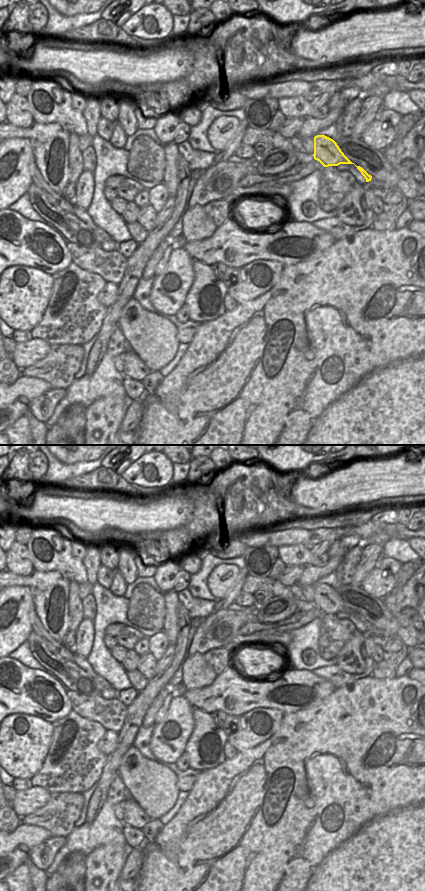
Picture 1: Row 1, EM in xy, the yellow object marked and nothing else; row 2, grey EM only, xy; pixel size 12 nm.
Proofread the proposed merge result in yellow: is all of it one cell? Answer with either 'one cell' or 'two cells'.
one cell

